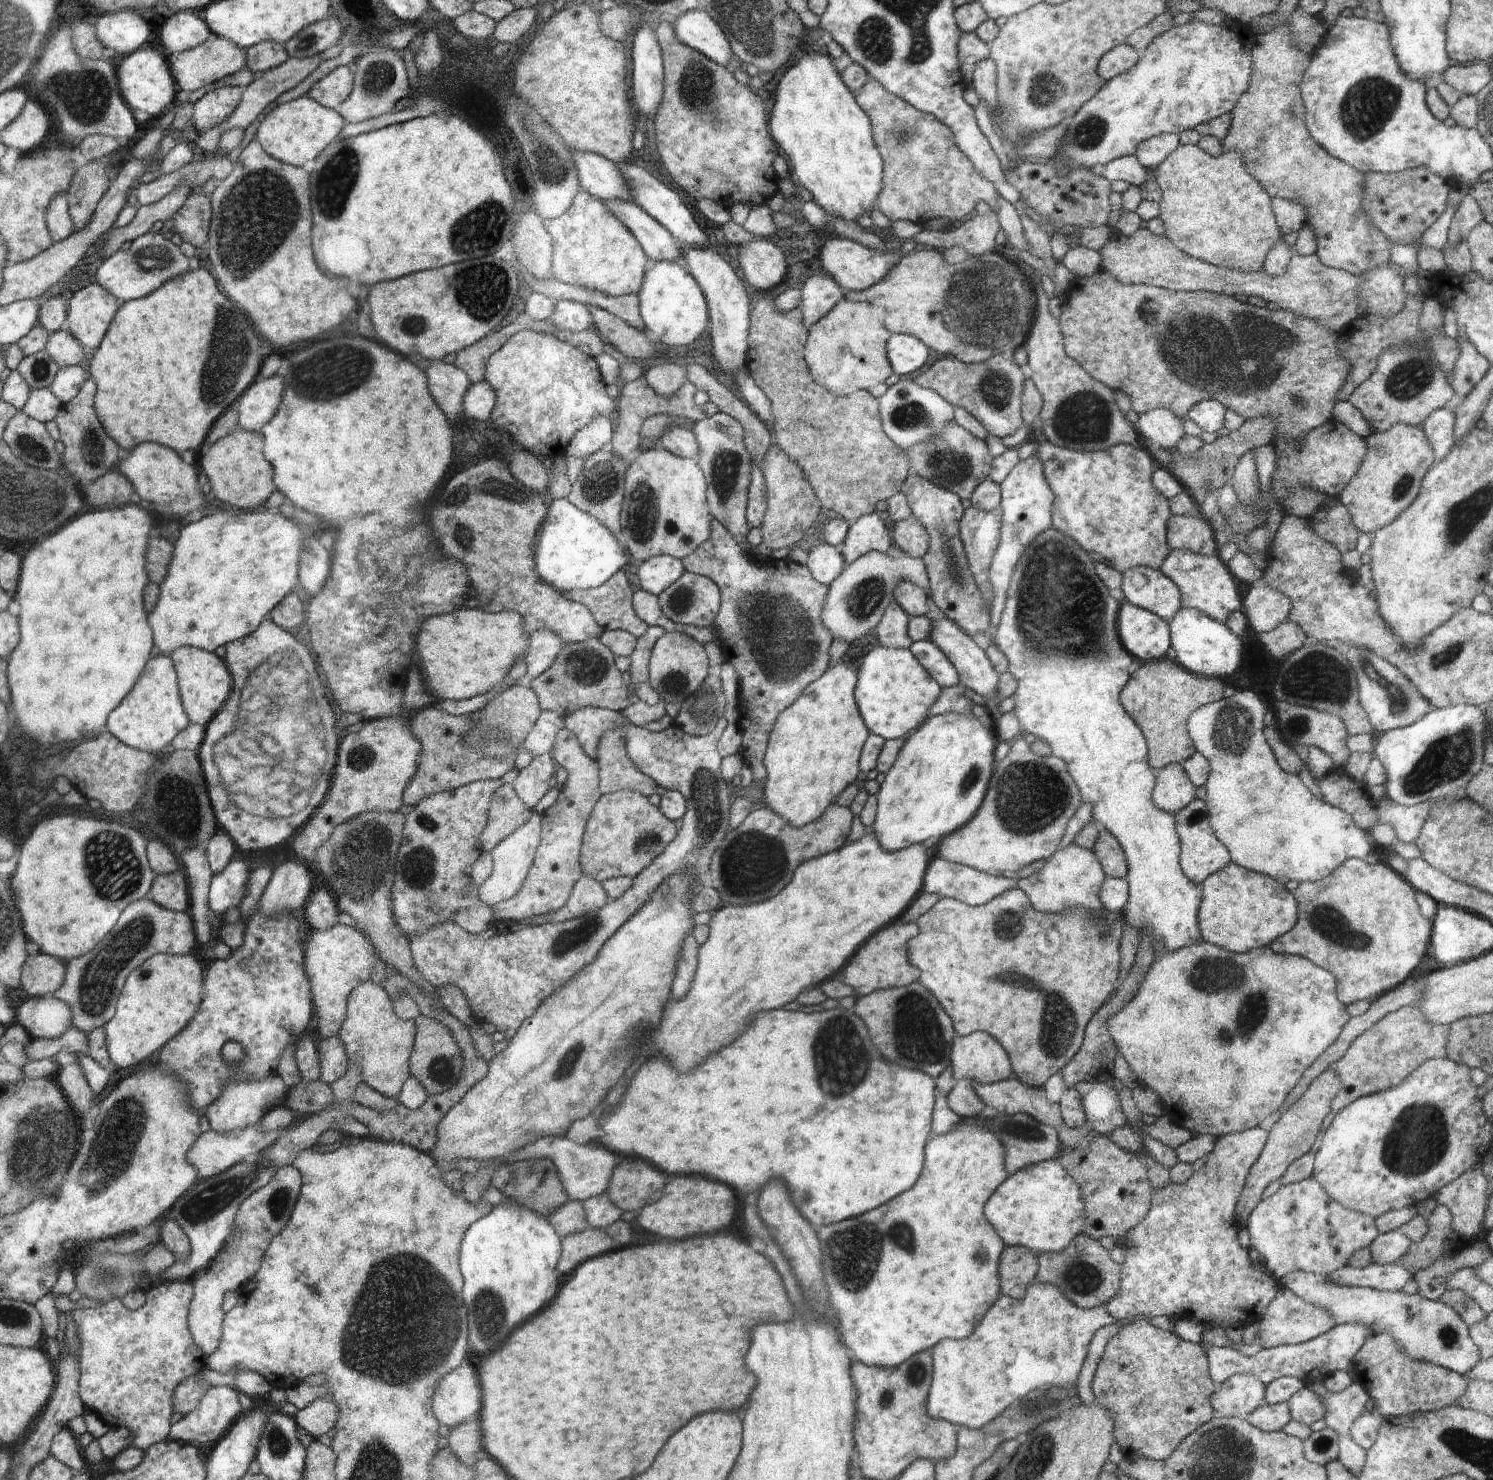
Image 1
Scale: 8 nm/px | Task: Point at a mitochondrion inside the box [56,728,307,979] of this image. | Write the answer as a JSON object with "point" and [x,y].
{"point":[110,861]}

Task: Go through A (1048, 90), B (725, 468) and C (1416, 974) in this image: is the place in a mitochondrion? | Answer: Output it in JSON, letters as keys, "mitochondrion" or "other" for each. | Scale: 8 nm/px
{"A":"mitochondrion","B":"mitochondrion","C":"other"}

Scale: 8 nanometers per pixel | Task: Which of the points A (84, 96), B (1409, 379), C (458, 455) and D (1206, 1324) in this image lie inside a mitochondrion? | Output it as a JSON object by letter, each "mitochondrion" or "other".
{"A":"mitochondrion","B":"mitochondrion","C":"other","D":"other"}

